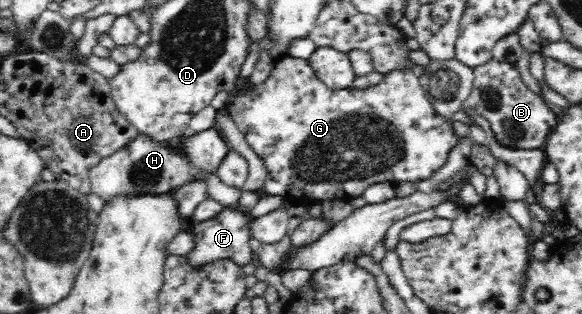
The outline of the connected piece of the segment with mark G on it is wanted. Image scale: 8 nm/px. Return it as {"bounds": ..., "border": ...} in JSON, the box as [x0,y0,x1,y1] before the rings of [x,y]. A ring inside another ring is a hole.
{"bounds":[225,50,460,203],"border":[[[410,50],[406,56],[406,63],[403,67],[395,67],[394,70],[390,70],[388,74],[379,82],[376,86],[368,86],[365,89],[340,89],[334,90],[329,86],[326,86],[324,82],[314,72],[312,66],[310,66],[309,59],[286,57],[281,61],[278,61],[270,76],[258,84],[255,88],[252,88],[250,92],[244,92],[243,85],[247,82],[247,78],[240,80],[237,89],[234,90],[228,99],[228,106],[225,111],[230,113],[232,120],[236,123],[238,130],[242,132],[244,138],[250,148],[262,159],[262,162],[267,168],[267,178],[265,184],[261,190],[262,194],[270,196],[282,196],[284,200],[289,202],[298,203],[310,203],[310,202],[322,202],[330,201],[337,198],[342,199],[356,199],[363,195],[366,188],[371,185],[379,183],[390,183],[396,185],[400,182],[416,182],[421,180],[428,180],[430,176],[438,172],[444,162],[448,160],[448,154],[452,152],[452,148],[460,142],[460,137],[454,133],[452,124],[447,122],[441,114],[437,113],[437,110],[430,104],[429,99],[424,94],[424,89],[420,85],[419,79],[416,74],[412,72],[412,67],[416,64],[425,65],[430,60],[429,56],[422,50]]]}

